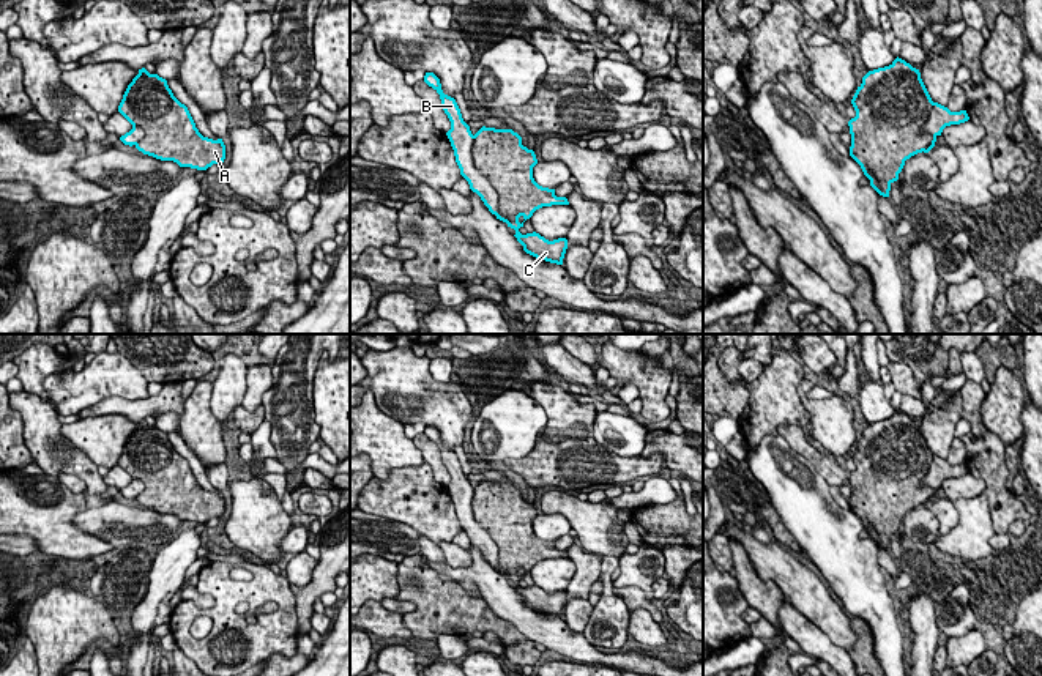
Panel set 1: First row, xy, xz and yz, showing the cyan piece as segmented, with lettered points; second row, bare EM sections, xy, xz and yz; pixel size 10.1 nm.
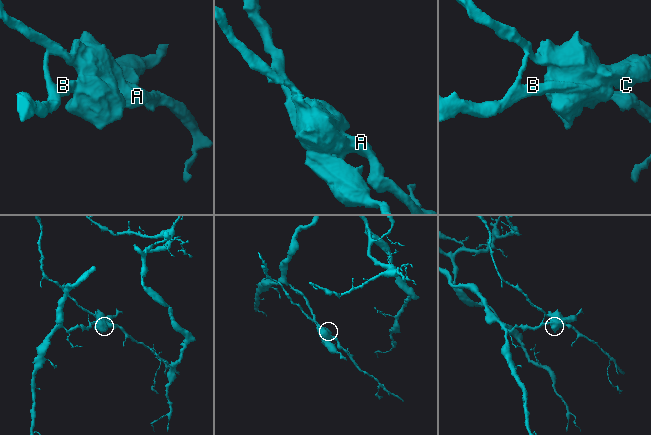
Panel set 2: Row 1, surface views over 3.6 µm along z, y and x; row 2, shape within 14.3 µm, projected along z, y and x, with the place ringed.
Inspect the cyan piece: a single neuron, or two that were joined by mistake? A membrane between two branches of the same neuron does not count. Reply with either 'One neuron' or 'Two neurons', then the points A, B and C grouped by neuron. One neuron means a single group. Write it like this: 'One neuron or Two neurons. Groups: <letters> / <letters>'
Two neurons. Groups: A / B C

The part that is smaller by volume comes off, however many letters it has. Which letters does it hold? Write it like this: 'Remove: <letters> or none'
Remove: A

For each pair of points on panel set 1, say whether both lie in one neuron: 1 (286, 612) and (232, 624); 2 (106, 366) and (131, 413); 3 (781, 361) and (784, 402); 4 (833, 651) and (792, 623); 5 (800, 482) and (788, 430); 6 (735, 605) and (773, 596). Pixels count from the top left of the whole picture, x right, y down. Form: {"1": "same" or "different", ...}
{"1": "same", "2": "different", "3": "same", "4": "same", "5": "different", "6": "different"}

